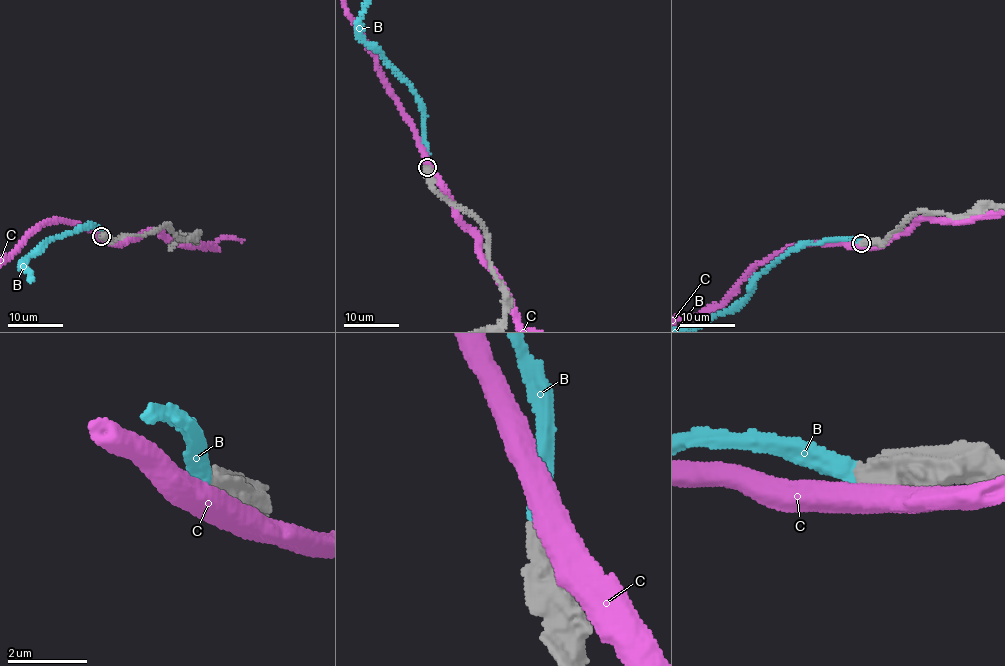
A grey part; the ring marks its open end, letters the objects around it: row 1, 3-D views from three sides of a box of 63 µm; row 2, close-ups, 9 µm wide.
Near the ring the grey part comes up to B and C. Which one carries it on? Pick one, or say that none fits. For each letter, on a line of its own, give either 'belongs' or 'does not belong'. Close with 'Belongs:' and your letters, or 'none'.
B: belongs
C: does not belong
Belongs: B

